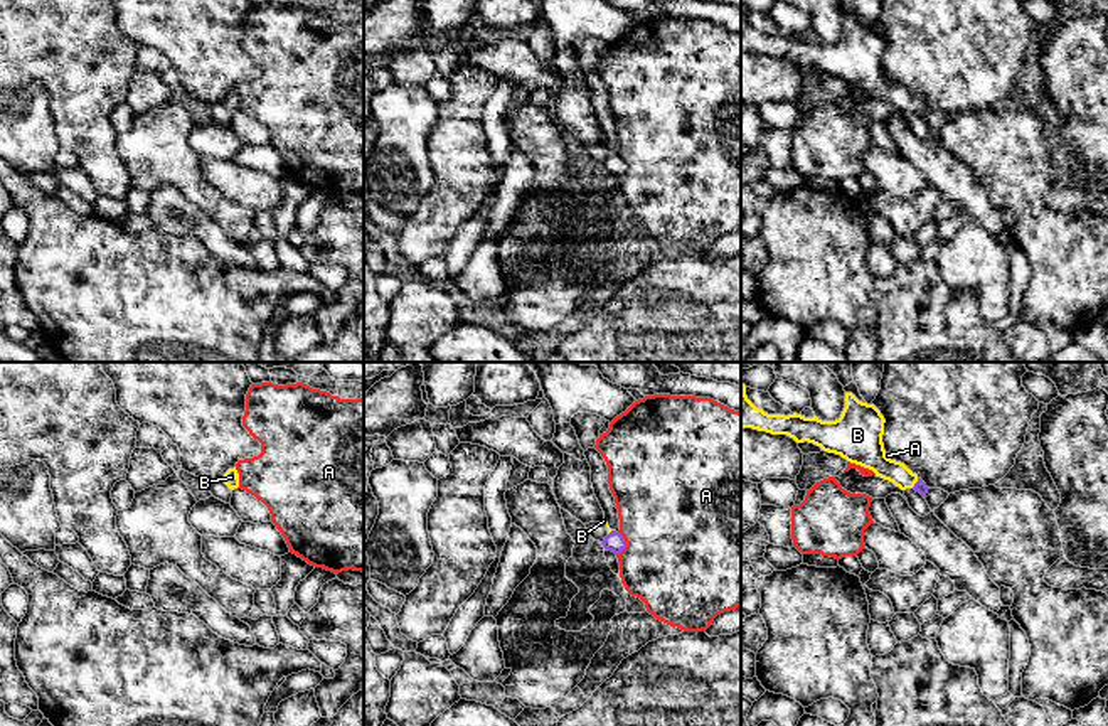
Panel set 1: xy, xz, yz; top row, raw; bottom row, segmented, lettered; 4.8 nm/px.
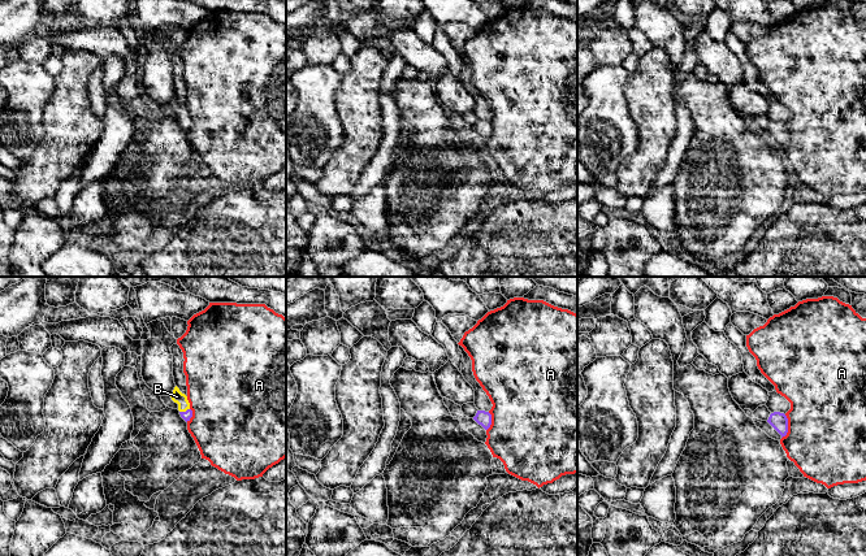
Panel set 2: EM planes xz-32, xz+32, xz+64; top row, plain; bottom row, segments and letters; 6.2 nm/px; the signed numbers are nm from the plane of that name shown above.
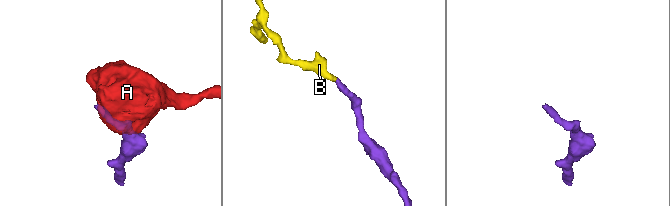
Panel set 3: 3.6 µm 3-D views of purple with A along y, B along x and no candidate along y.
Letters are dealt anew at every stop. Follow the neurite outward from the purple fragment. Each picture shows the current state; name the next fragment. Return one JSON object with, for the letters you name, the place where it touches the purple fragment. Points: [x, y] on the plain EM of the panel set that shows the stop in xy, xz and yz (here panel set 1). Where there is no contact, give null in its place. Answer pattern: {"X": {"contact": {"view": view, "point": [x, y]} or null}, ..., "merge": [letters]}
{"B": {"contact": {"view": "yz", "point": [915, 106]}}, "merge": ["B"]}

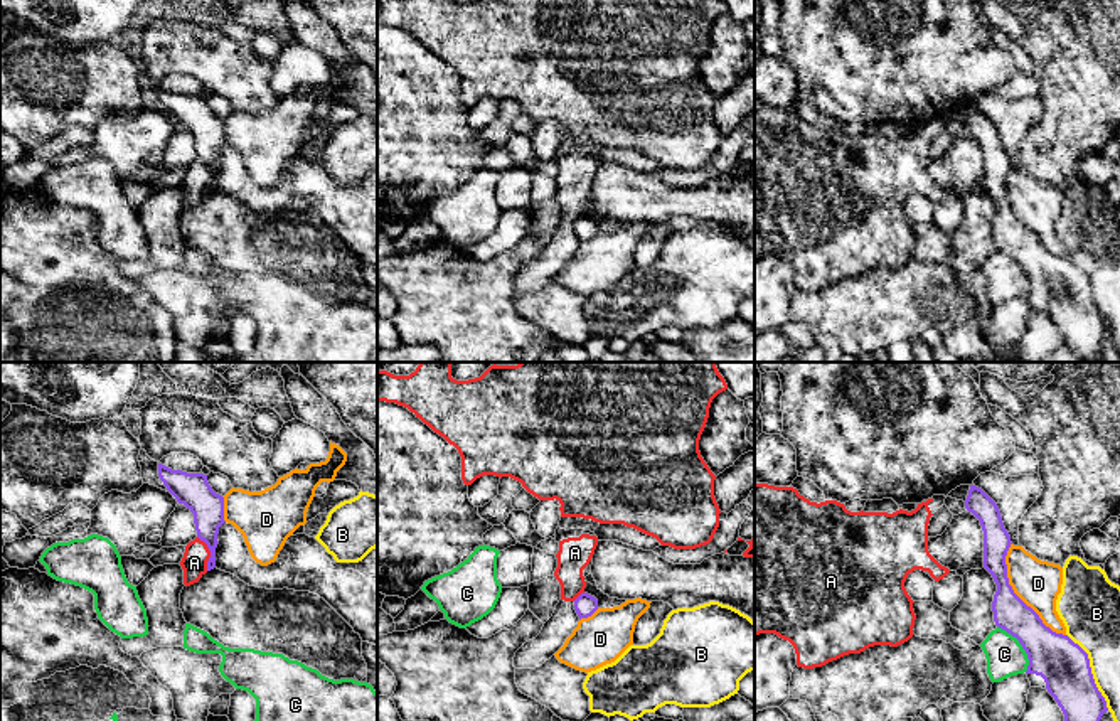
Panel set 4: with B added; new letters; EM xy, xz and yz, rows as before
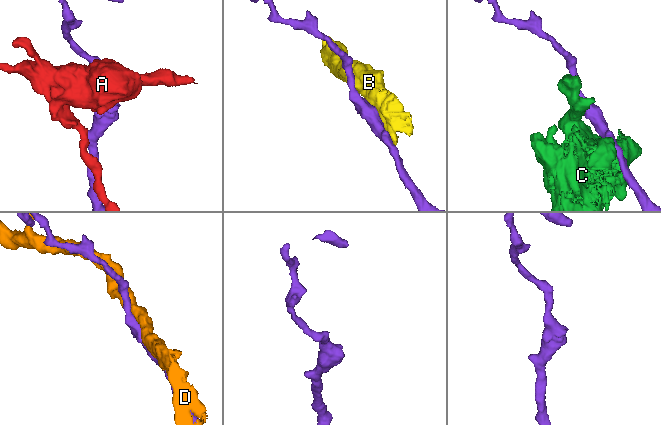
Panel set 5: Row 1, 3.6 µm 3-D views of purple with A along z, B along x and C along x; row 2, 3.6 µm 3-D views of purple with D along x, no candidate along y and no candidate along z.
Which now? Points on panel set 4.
{"merge": []}

